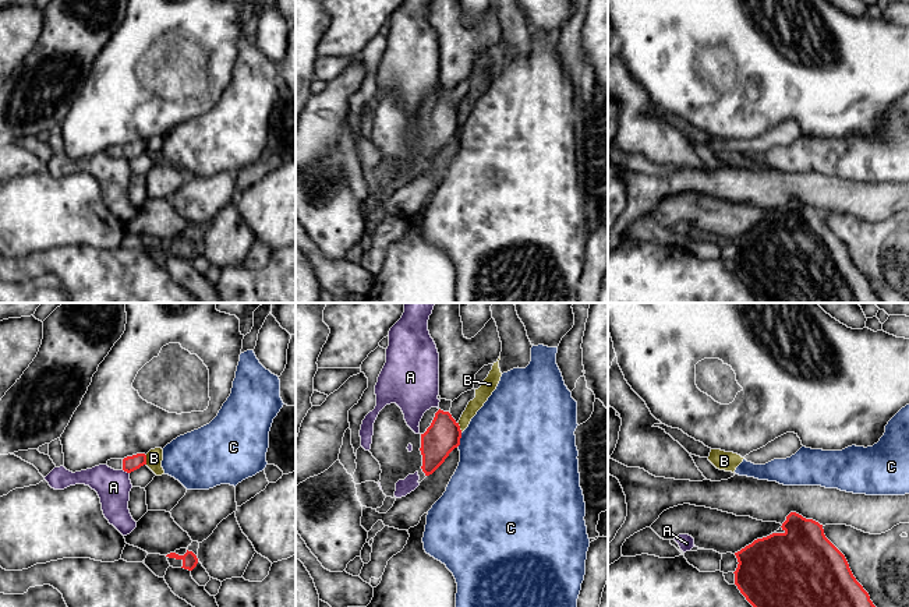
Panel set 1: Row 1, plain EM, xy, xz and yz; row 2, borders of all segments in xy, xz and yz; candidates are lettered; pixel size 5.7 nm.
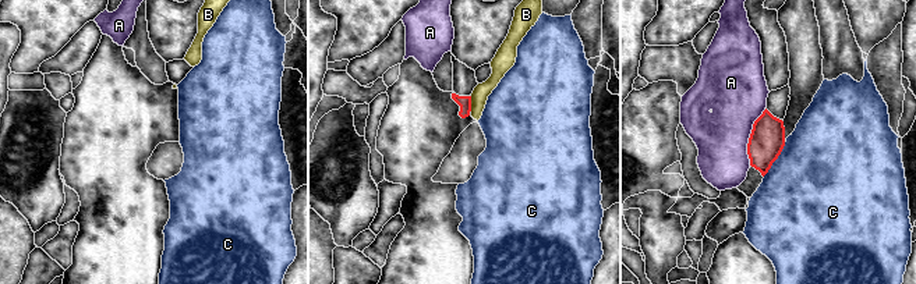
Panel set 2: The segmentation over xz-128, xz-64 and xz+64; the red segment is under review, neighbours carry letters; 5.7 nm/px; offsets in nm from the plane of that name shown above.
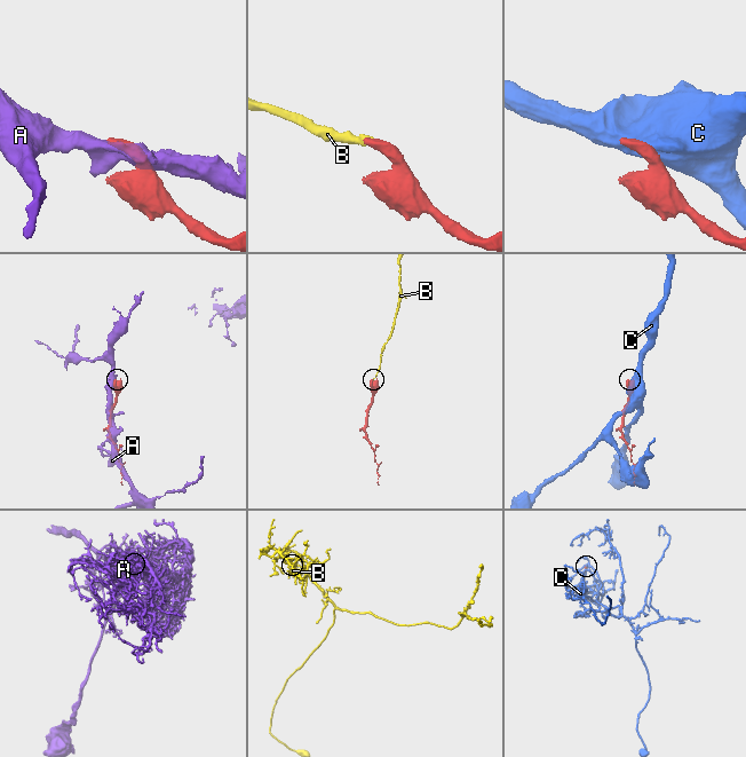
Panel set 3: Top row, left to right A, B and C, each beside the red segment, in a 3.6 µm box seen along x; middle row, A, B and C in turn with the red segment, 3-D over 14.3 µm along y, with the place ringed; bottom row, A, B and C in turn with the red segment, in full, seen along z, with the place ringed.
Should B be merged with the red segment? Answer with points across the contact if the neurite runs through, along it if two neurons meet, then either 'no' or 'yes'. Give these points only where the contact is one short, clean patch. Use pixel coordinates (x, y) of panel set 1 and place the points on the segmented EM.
border xy (145, 455), (147, 463); no

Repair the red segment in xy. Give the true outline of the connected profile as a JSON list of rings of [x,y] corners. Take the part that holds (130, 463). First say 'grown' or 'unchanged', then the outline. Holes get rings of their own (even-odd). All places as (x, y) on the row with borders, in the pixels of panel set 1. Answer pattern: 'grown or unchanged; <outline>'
grown; [[[137,454],[124,459],[110,459],[106,465],[114,470],[124,470],[127,473],[131,473],[139,469],[141,466],[146,465],[146,455]]]

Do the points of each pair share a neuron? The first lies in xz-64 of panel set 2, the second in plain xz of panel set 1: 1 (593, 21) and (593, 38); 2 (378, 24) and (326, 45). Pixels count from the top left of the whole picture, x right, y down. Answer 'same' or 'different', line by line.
1: different
2: same

